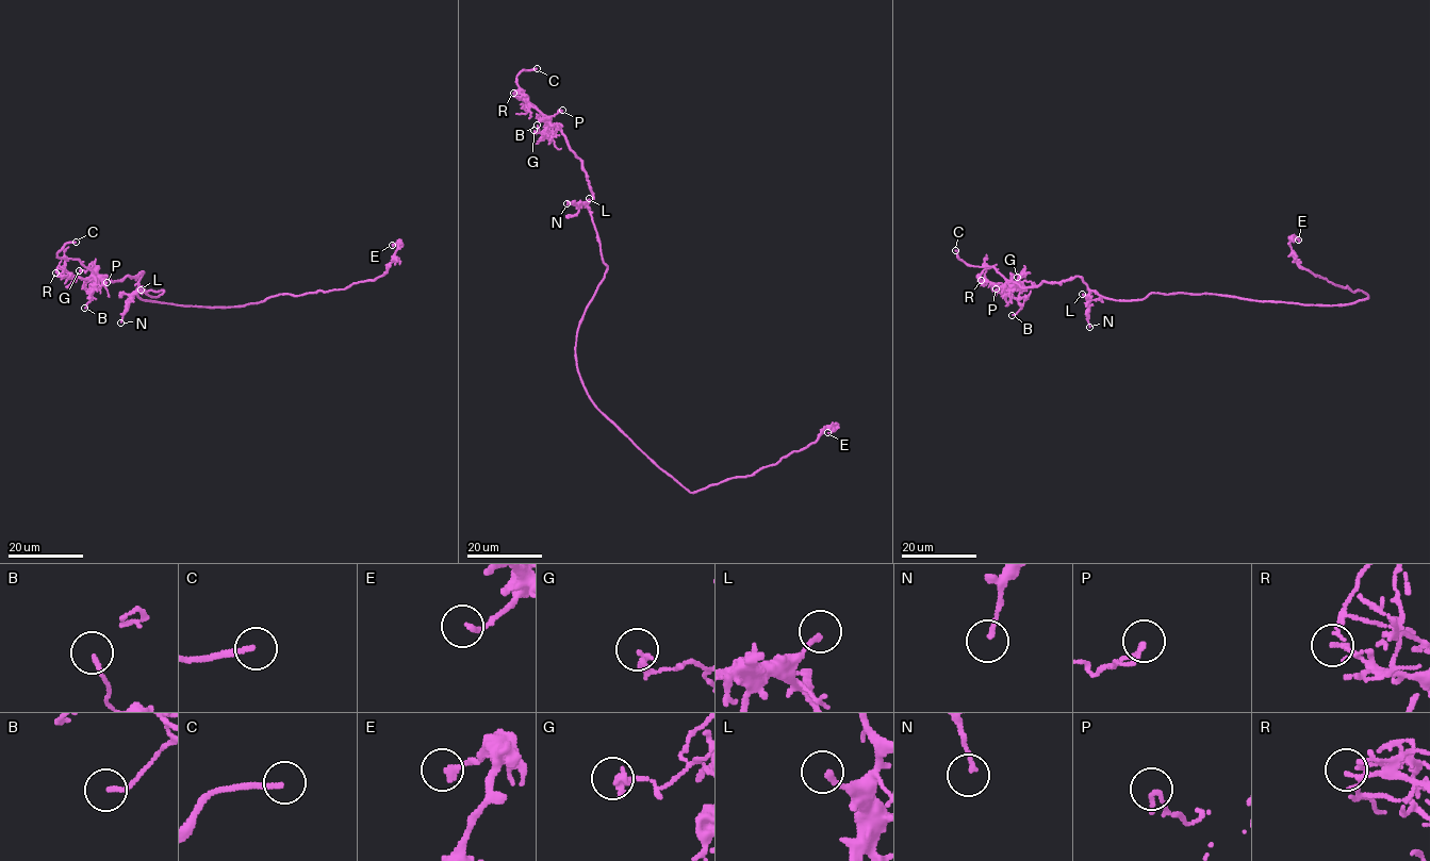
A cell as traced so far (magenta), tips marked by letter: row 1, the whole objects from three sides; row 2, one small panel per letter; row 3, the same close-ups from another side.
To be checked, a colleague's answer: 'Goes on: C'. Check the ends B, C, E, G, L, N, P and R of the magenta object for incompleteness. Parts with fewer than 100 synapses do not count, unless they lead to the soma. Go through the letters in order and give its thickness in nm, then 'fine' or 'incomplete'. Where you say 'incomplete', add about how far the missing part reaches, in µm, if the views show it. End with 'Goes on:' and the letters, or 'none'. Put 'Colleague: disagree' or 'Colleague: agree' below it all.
B: calibre 140 nm; fine
C: calibre 200 nm; incomplete; missing 35 µm
E: calibre 200 nm; fine
G: calibre 140 nm; fine
L: calibre 180 nm; fine
N: calibre 140 nm; fine
P: calibre 110 nm; fine
R: calibre 90 nm; fine
Goes on: C
Colleague: agree

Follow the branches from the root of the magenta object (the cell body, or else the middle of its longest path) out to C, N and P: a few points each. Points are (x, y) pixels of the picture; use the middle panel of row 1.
C: (576, 362), (578, 324), (607, 265), (587, 207), (593, 196), (582, 161), (516, 82), (521, 71), (537, 68)
N: (576, 362), (578, 324), (607, 267), (588, 208), (566, 203)
P: (576, 362), (578, 324), (607, 267), (587, 207), (593, 196), (582, 161), (551, 125), (549, 118), (562, 110)

